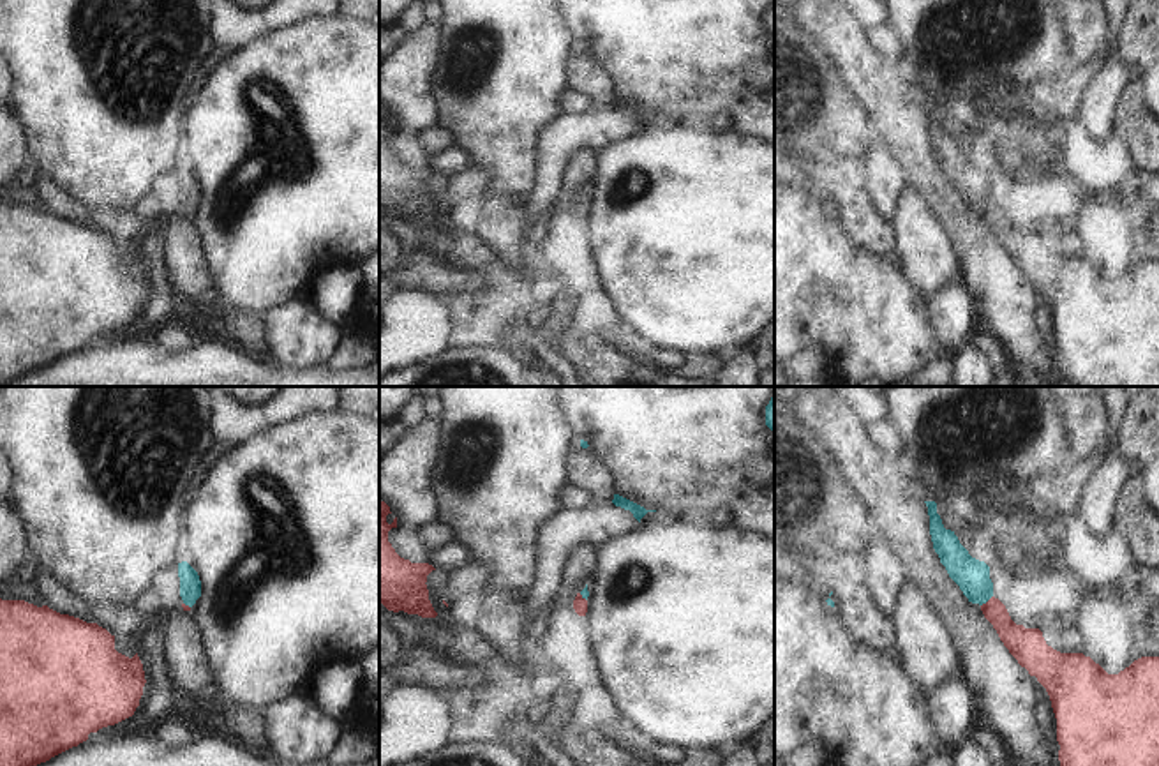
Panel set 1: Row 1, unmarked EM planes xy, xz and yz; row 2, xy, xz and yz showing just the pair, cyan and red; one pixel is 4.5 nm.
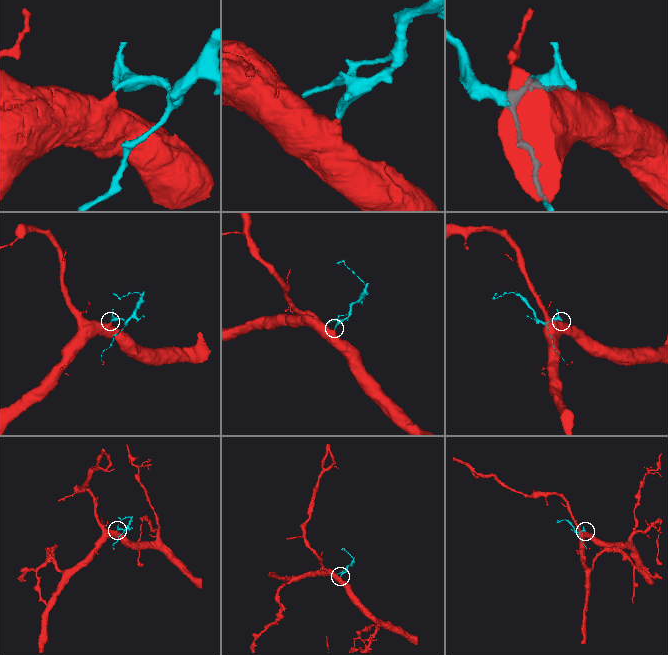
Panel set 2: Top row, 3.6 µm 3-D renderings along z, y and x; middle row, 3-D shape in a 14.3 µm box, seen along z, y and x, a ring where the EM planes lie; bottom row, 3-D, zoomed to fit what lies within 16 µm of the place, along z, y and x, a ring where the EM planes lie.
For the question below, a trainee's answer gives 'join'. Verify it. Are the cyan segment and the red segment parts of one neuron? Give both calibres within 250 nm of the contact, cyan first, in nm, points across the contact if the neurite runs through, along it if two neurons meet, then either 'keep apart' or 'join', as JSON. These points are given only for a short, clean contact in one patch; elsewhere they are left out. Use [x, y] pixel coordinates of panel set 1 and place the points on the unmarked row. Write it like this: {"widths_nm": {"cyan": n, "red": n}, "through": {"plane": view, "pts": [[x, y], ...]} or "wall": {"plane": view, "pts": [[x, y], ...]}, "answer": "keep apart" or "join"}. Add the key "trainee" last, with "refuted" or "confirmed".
{"widths_nm": {"cyan": 160, "red": 140}, "through": {"plane": "yz", "pts": [[972, 180], [987, 205], [1001, 226], [1022, 247]]}, "answer": "join", "trainee": "confirmed"}

